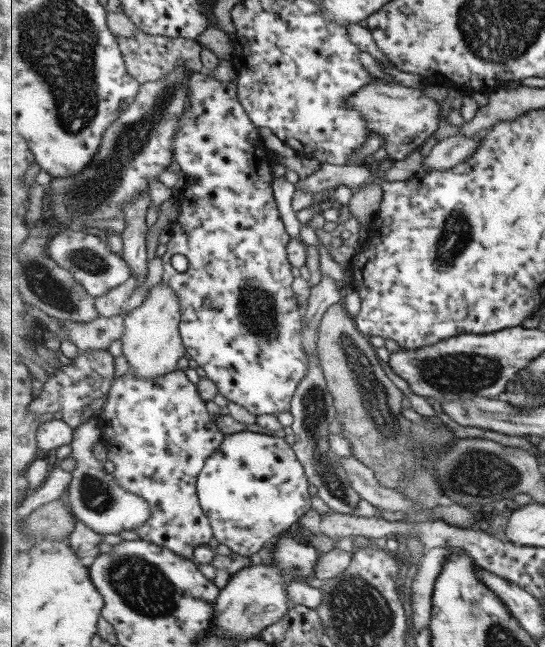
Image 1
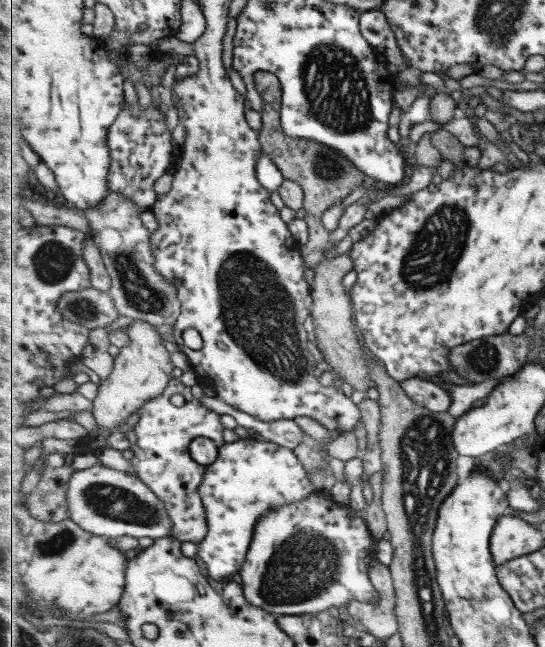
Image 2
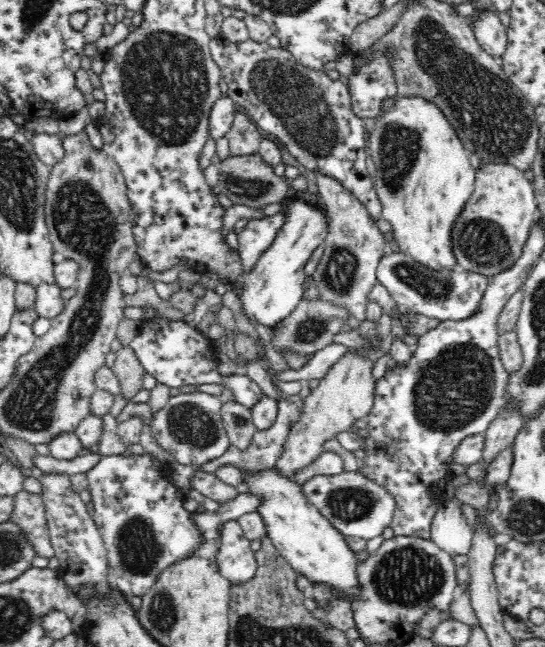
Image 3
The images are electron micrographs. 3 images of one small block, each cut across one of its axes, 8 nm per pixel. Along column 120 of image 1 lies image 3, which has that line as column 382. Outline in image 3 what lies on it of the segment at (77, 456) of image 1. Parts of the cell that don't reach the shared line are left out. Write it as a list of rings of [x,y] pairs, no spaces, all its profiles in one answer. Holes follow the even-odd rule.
[[[360,468],[340,474],[314,475],[299,485],[300,492],[315,506],[343,535],[356,538],[376,538],[390,527],[396,501],[390,491],[376,479],[366,477]]]

